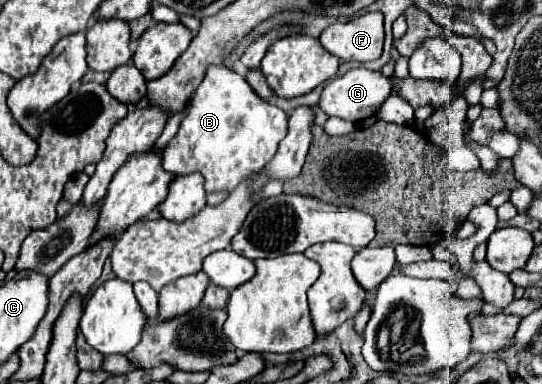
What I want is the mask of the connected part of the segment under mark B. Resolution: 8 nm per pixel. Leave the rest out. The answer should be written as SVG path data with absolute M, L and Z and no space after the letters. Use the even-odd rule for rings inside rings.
M211 65L205 71L205 77L193 97L187 103L187 113L181 119L177 135L167 143L165 151L161 153L163 169L173 175L187 175L187 173L201 173L205 177L205 191L233 191L241 181L255 175L263 165L267 165L279 141L287 135L287 115L277 105L261 99L249 83L225 65Z

